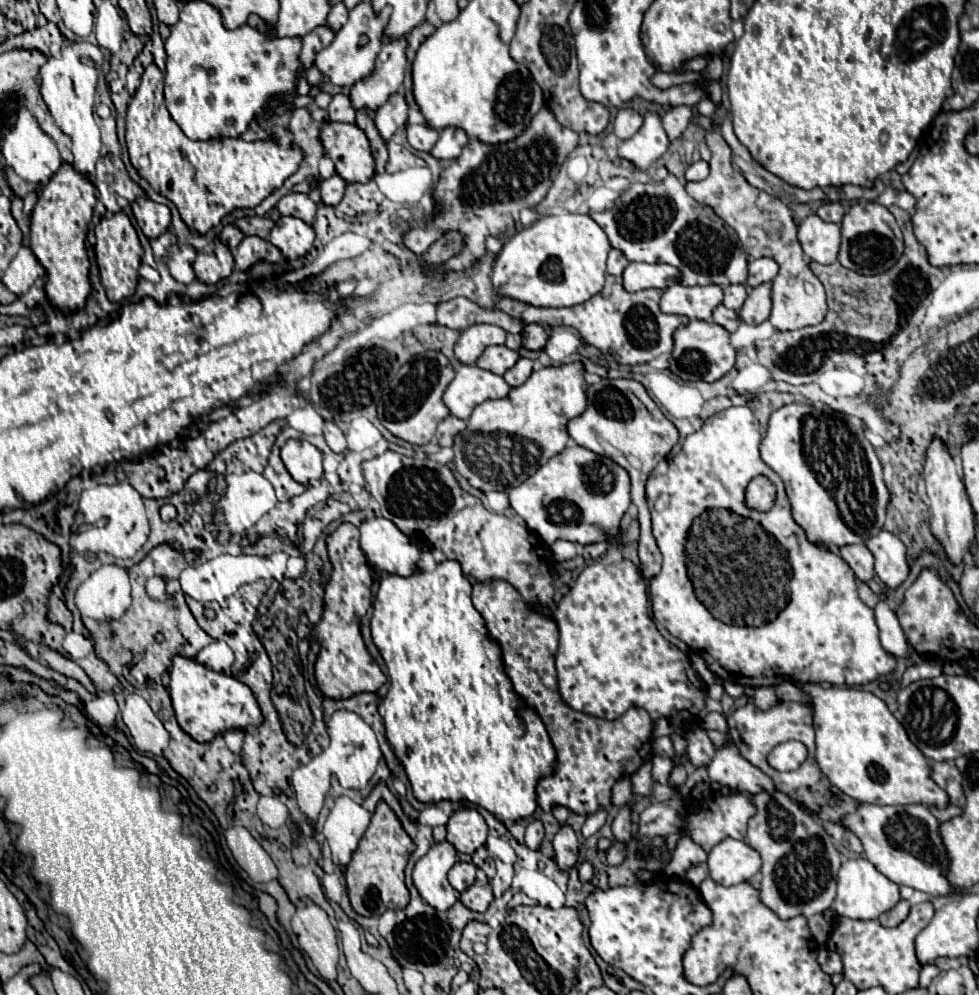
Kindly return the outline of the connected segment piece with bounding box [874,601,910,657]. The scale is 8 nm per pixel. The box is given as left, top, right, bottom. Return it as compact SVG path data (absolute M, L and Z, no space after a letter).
M880 601L874 607L874 613L876 613L876 623L880 629L880 641L884 649L896 657L910 657L910 647L904 637L904 631L896 619L896 613L888 607L888 603Z

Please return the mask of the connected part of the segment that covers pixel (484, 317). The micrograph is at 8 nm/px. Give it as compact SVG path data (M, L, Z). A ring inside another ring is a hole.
M456 297L452 301L440 303L438 305L438 313L436 313L436 325L444 325L456 331L464 331L472 325L478 323L492 323L502 327L508 333L520 333L522 331L522 321L496 311L496 309L482 309L476 303L464 299L464 297Z

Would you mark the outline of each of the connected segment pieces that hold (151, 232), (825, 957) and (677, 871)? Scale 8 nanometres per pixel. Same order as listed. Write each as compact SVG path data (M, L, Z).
M152 199L132 201L132 213L146 237L158 237L170 227L170 209L166 205L154 203Z
M820 949L820 951L818 951L818 963L820 963L822 971L824 971L824 973L828 973L828 975L844 973L844 965L840 963L840 955L836 955L834 951Z
M684 833L674 849L674 855L672 855L672 861L668 863L668 867L664 869L668 875L676 875L676 877L684 877L686 869L692 865L692 863L702 863L706 861L708 853L692 841L690 833Z

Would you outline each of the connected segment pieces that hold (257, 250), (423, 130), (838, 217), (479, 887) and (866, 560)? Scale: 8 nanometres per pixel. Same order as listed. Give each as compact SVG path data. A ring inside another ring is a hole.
M244 237L244 241L238 245L238 249L234 253L234 261L236 261L236 267L242 273L246 273L252 265L256 265L260 261L268 261L268 263L280 265L284 261L284 257L268 241L260 239L260 237Z
M408 125L408 143L418 151L430 151L438 139L438 131L430 129L428 125Z
M824 203L820 209L818 209L818 217L824 219L826 223L836 223L840 225L842 219L844 219L844 207L840 203Z
M476 879L476 883L470 889L460 893L460 901L464 903L464 907L468 907L468 909L472 909L476 913L486 913L488 905L492 903L492 899L494 897L492 897L490 885L480 881L480 879Z
M848 545L848 547L840 549L840 555L852 567L854 575L860 581L868 583L868 581L874 579L874 575L876 575L874 559L872 559L872 553L868 551L868 547L864 547L864 545Z

